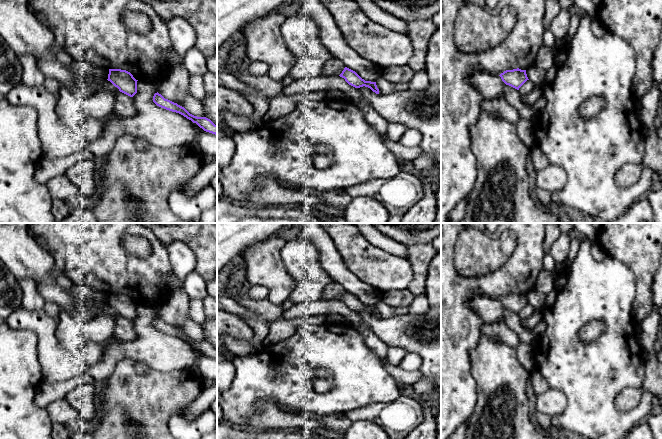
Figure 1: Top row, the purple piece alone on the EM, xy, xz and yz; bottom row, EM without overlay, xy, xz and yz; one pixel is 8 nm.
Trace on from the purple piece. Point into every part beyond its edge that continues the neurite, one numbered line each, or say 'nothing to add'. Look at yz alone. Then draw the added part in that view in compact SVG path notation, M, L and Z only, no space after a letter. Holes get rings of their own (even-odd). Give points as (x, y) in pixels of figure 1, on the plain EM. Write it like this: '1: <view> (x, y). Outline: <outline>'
nothing to add

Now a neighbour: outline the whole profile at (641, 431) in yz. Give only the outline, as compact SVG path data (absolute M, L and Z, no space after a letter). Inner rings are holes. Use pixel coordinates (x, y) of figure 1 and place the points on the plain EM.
M647 421L636 425L624 439L653 439L652 429Z

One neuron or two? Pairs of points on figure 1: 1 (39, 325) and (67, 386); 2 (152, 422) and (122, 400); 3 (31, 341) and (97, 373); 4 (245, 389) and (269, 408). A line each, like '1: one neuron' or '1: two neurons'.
1: two neurons
2: one neuron
3: two neurons
4: two neurons

